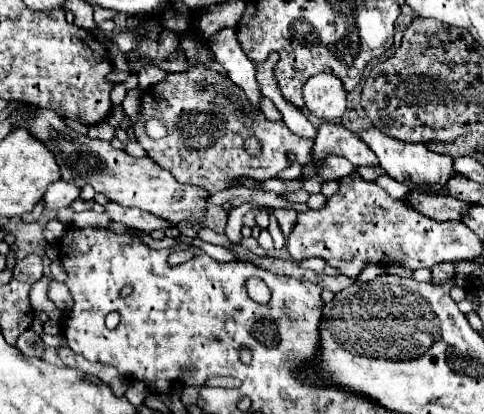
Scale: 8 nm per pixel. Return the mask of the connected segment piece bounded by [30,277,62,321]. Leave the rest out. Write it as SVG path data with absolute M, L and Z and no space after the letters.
M42 277L38 279L32 289L30 289L30 303L34 307L36 313L44 311L52 321L58 321L62 317L62 313L56 309L56 305L50 301L48 297L48 289L50 289L50 277Z

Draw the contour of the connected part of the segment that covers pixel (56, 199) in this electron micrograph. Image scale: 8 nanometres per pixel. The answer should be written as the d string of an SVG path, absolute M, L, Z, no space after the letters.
M56 181L48 187L48 191L44 193L42 201L44 201L44 209L46 211L58 211L62 207L68 207L76 197L80 195L80 189L66 183L66 181Z

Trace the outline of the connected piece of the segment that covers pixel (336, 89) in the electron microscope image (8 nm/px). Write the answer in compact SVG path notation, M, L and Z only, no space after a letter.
M318 73L306 81L302 93L304 105L324 121L338 121L346 111L346 89L338 77Z

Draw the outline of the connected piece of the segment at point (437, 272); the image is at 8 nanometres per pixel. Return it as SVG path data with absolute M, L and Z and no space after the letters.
M440 263L440 265L432 267L432 277L434 277L434 279L432 279L434 285L446 283L448 279L454 277L454 265L450 265L450 263Z

